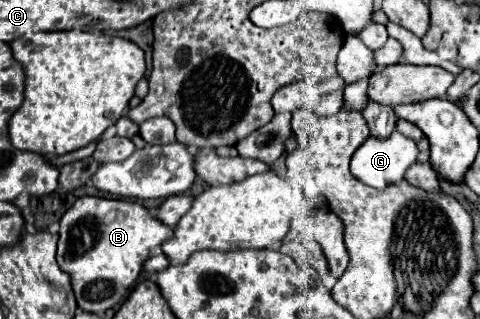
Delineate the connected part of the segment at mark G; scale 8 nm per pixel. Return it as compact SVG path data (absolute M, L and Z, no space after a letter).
M394 131L388 139L378 139L378 137L368 137L358 151L352 155L350 161L350 171L356 179L360 179L362 183L374 187L374 189L386 189L388 185L394 183L402 183L406 181L406 171L410 169L410 165L416 163L418 157L418 149L416 143L404 135L400 135L398 131Z

